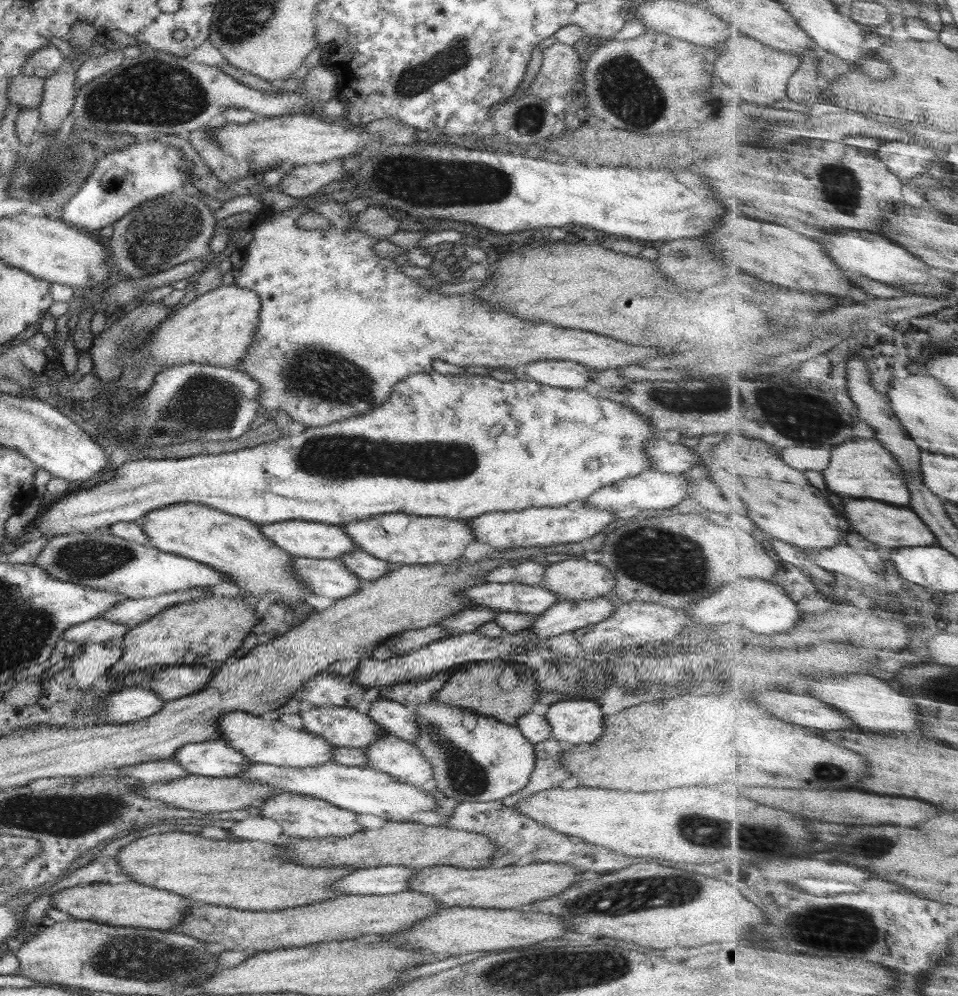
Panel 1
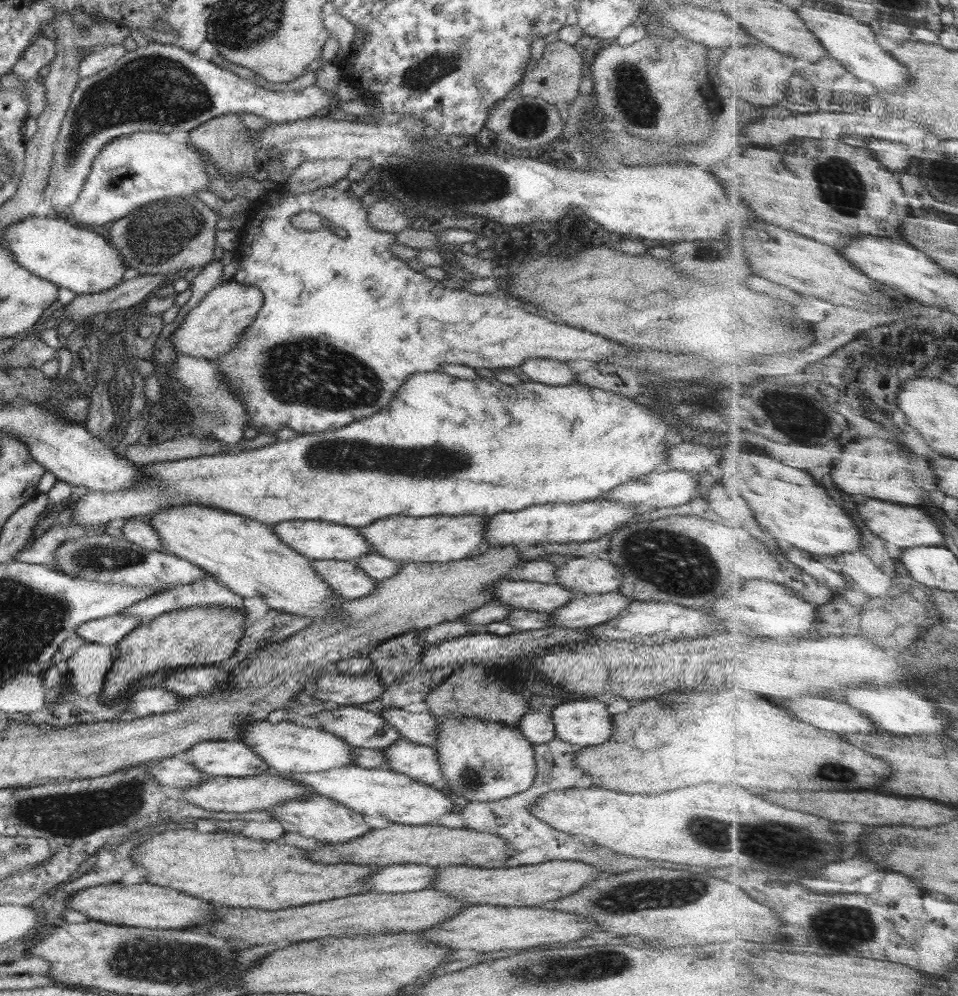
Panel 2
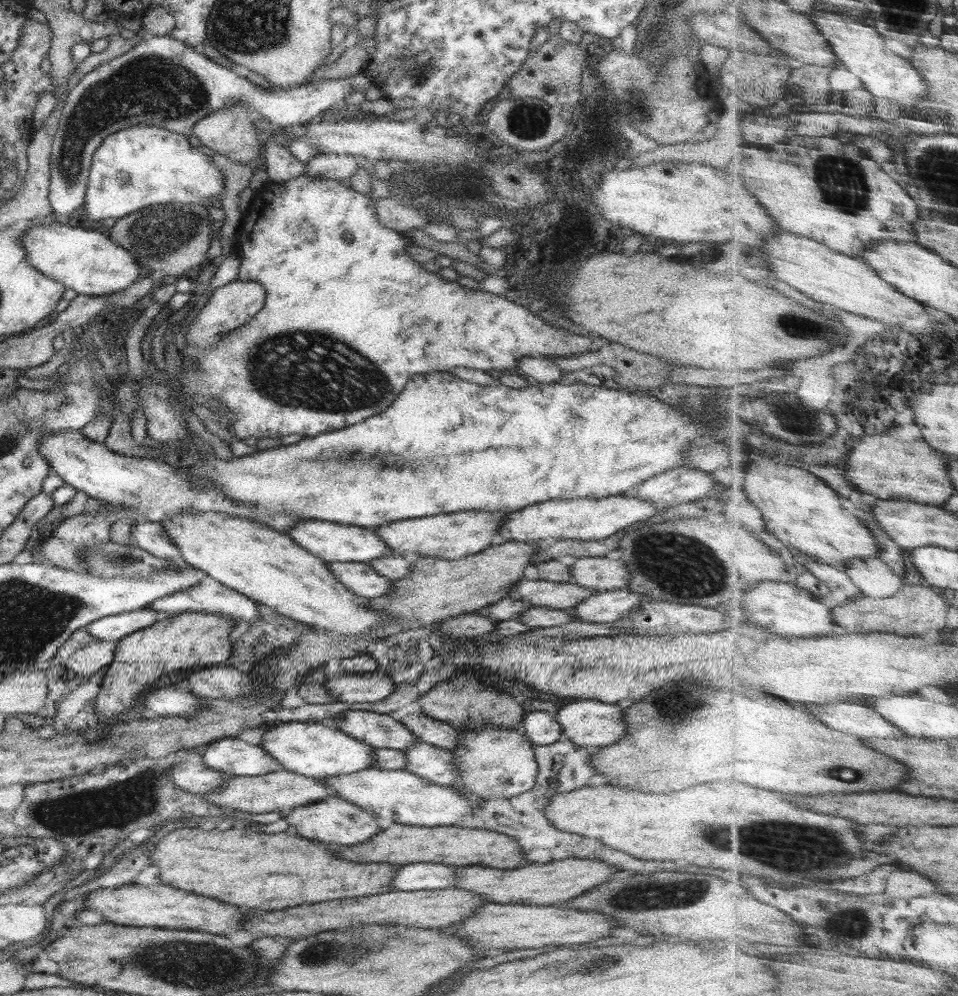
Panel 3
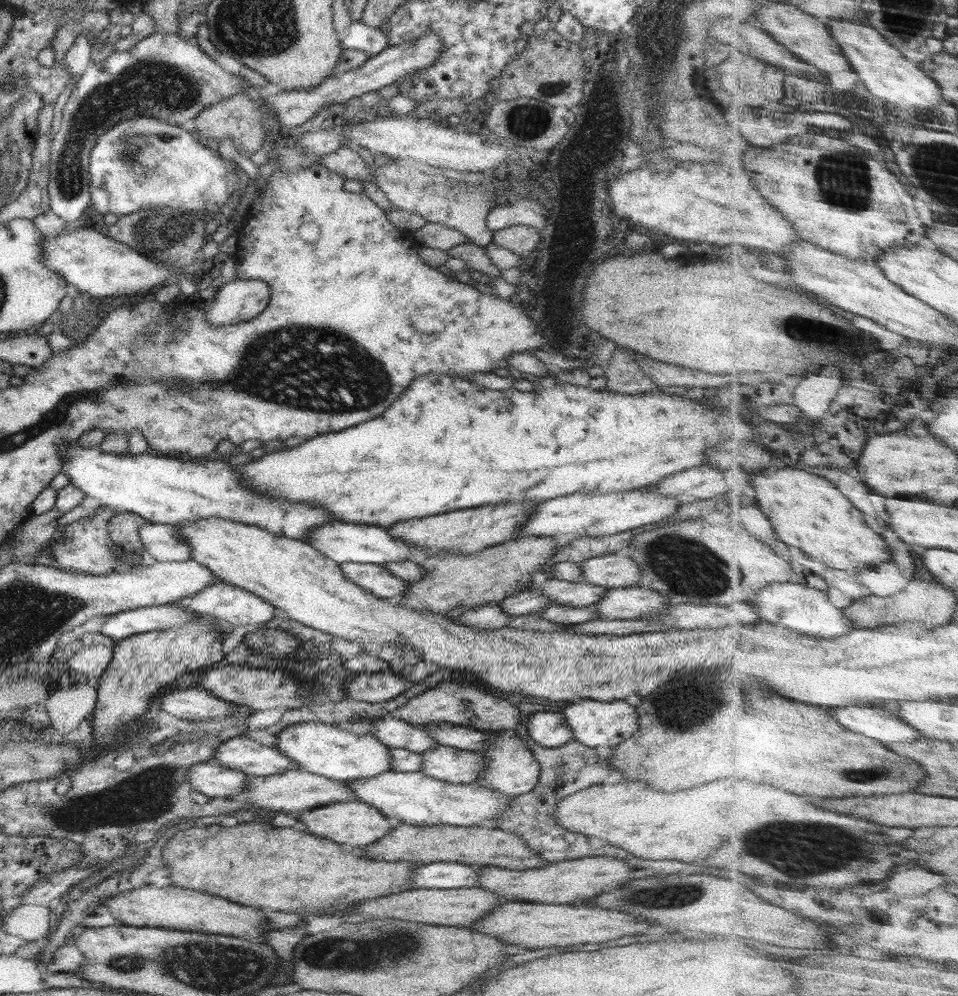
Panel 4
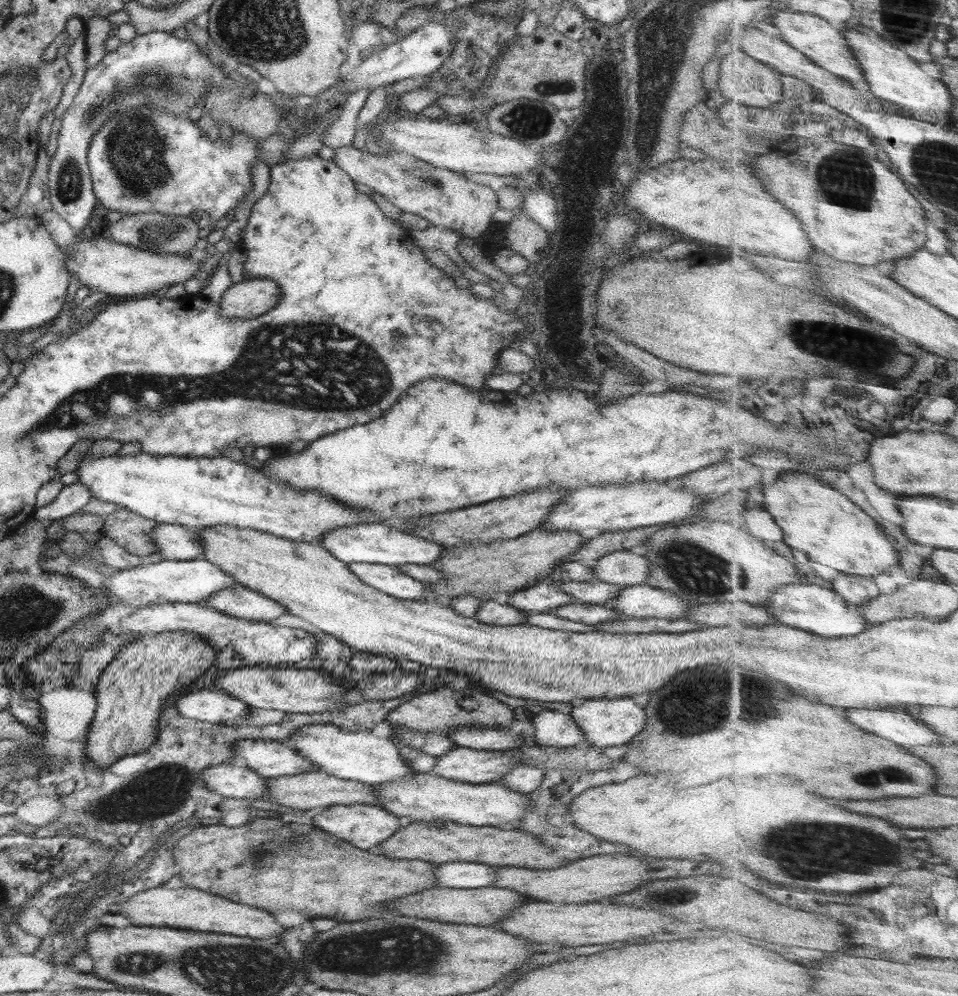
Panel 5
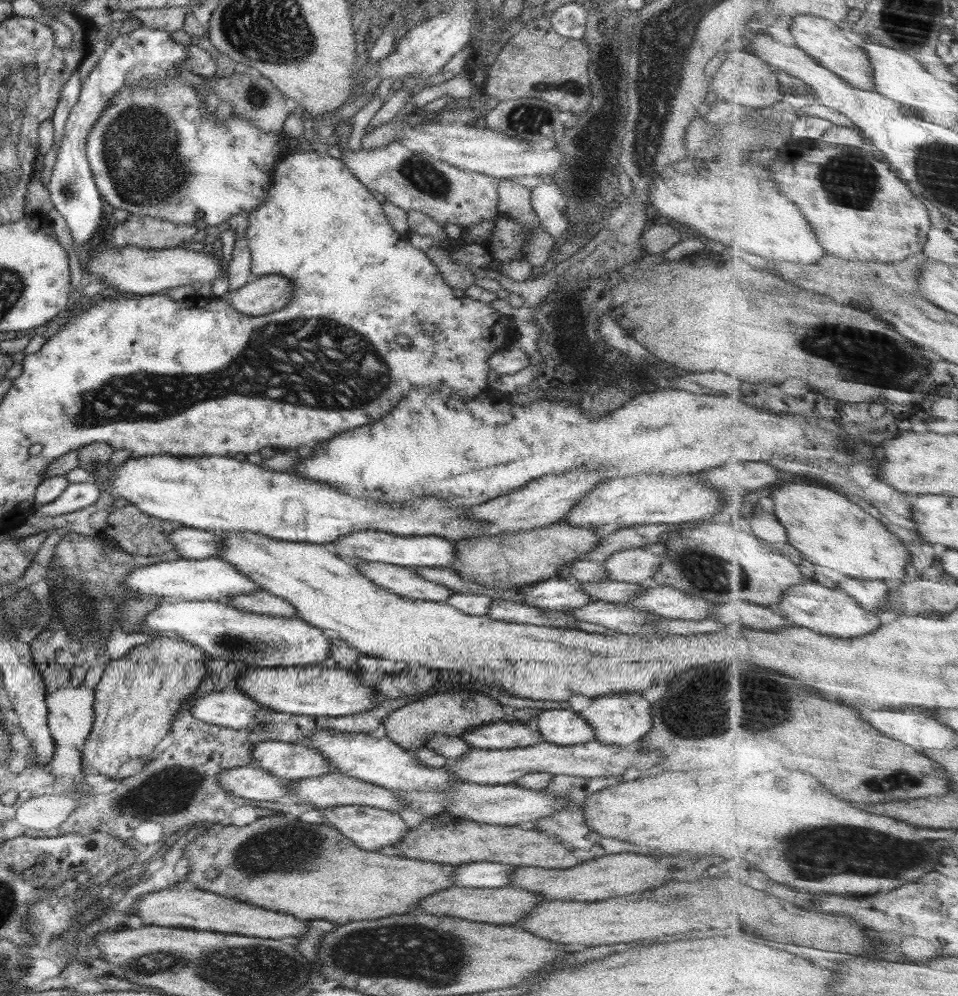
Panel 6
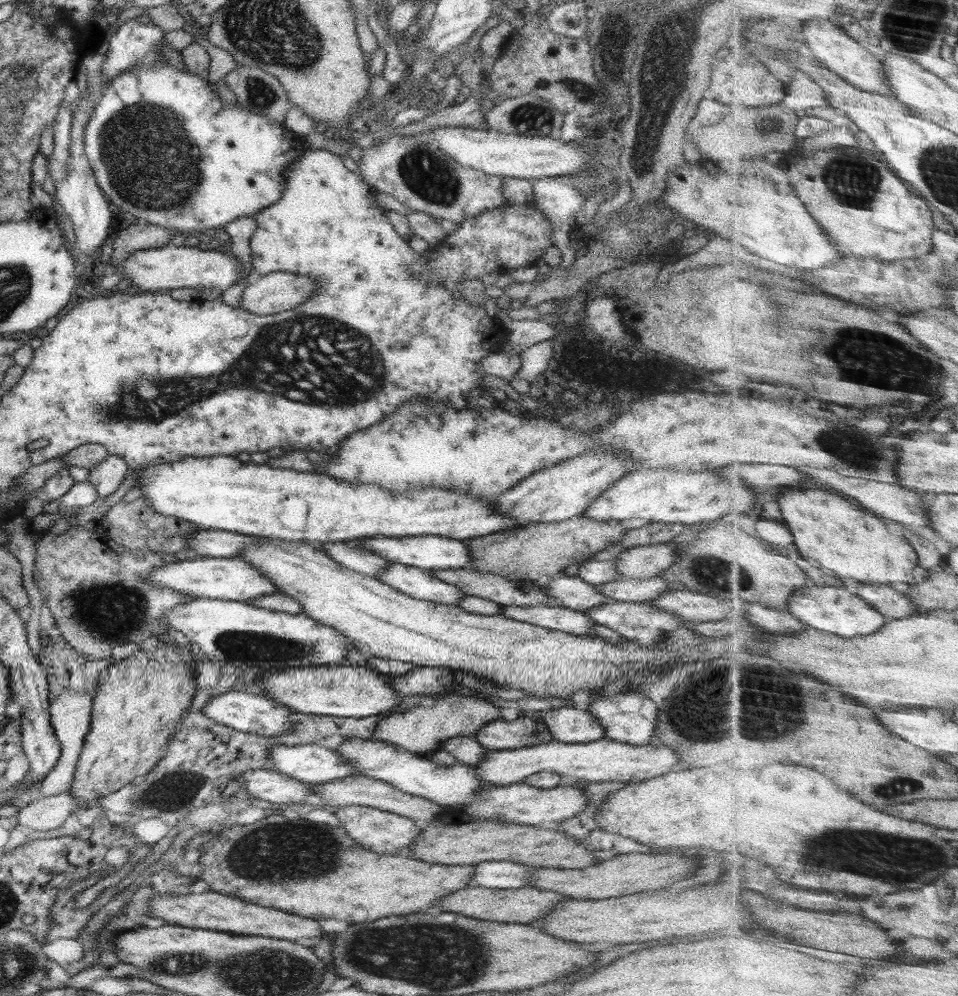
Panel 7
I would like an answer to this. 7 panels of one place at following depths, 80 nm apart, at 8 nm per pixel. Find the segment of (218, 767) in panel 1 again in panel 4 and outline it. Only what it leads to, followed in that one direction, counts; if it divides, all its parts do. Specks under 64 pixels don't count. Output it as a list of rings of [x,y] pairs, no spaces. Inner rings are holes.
[[[242,736],[221,742],[215,753],[215,759],[222,766],[252,776],[270,776],[298,769],[297,764],[275,746],[265,746]]]

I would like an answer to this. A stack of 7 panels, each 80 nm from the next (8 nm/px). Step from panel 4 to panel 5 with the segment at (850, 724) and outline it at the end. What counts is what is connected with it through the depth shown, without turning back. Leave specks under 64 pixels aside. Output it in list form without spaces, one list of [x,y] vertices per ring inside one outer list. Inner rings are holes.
[[[850,708],[848,718],[856,720],[860,728],[890,738],[898,744],[918,746],[918,744],[942,743],[942,735],[929,724],[920,722],[906,710],[868,710],[868,708]]]

